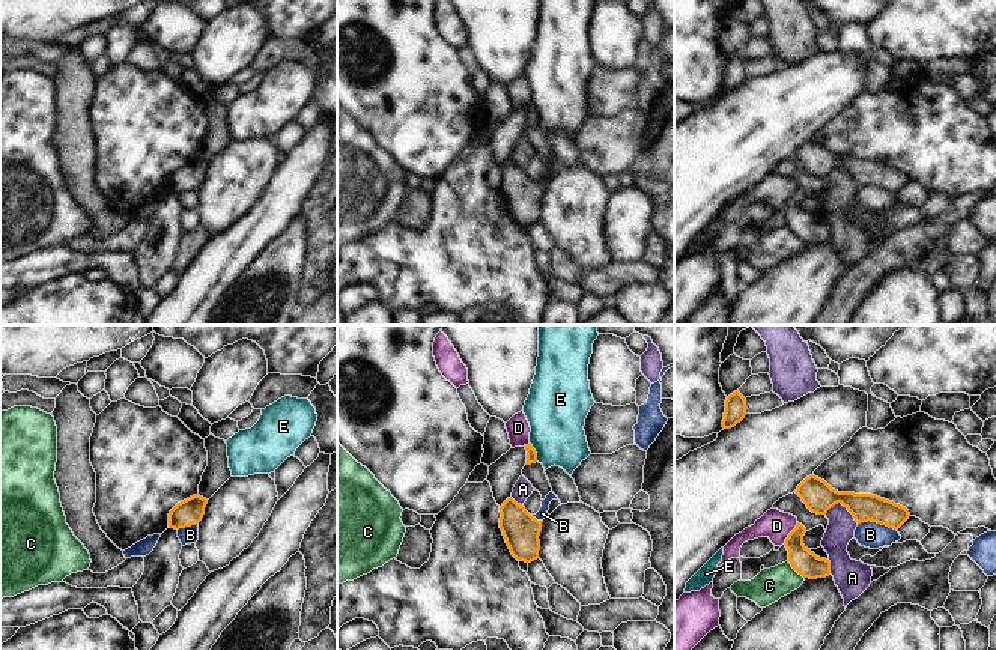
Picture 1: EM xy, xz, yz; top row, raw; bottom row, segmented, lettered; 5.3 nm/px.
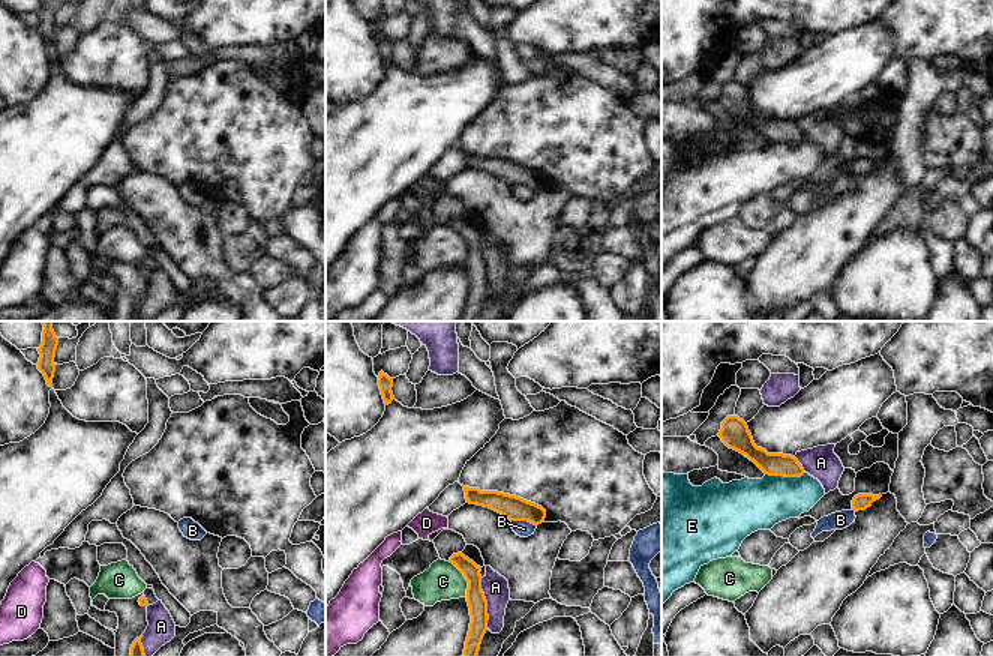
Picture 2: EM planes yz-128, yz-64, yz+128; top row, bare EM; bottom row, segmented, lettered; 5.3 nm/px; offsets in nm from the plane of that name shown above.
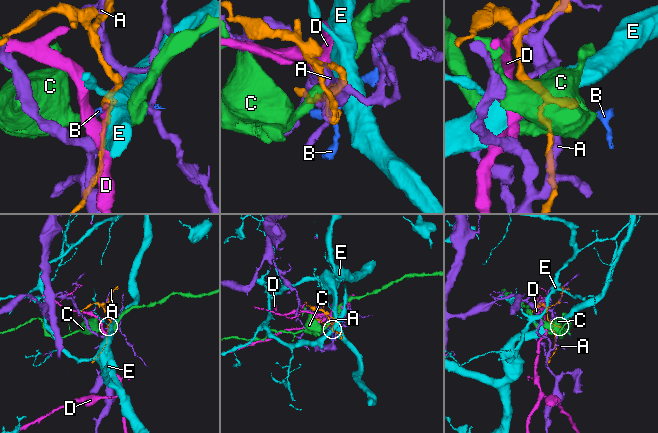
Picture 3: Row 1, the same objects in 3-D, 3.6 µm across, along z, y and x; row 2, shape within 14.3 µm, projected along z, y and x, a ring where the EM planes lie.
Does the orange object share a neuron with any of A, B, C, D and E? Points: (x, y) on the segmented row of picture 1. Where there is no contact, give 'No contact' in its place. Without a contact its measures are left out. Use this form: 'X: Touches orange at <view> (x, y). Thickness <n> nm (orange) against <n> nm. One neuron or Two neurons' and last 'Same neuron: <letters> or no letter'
A: Touches orange at yz (843, 504). Thickness 160 nm (orange) against 150 nm. Two neurons
B: Touches orange at yz (877, 522). Thickness 150 nm (orange) against 140 nm. Two neurons
C: Touches orange at yz (795, 569). Thickness 140 nm (orange) against 180 nm. Two neurons
D: Touches orange at yz (790, 533). Thickness 140 nm (orange) against 160 nm. Two neurons
E: Touches orange at xz (534, 452). Thickness 60 nm (orange) against 320 nm. Two neurons
Same neuron: no letter

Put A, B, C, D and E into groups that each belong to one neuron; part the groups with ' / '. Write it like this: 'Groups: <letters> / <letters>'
Groups: A / B / C / D / E

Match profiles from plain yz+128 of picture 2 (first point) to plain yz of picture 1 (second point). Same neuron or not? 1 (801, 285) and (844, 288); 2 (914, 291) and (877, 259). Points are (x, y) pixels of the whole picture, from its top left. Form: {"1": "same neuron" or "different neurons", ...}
{"1": "different neurons", "2": "different neurons"}

